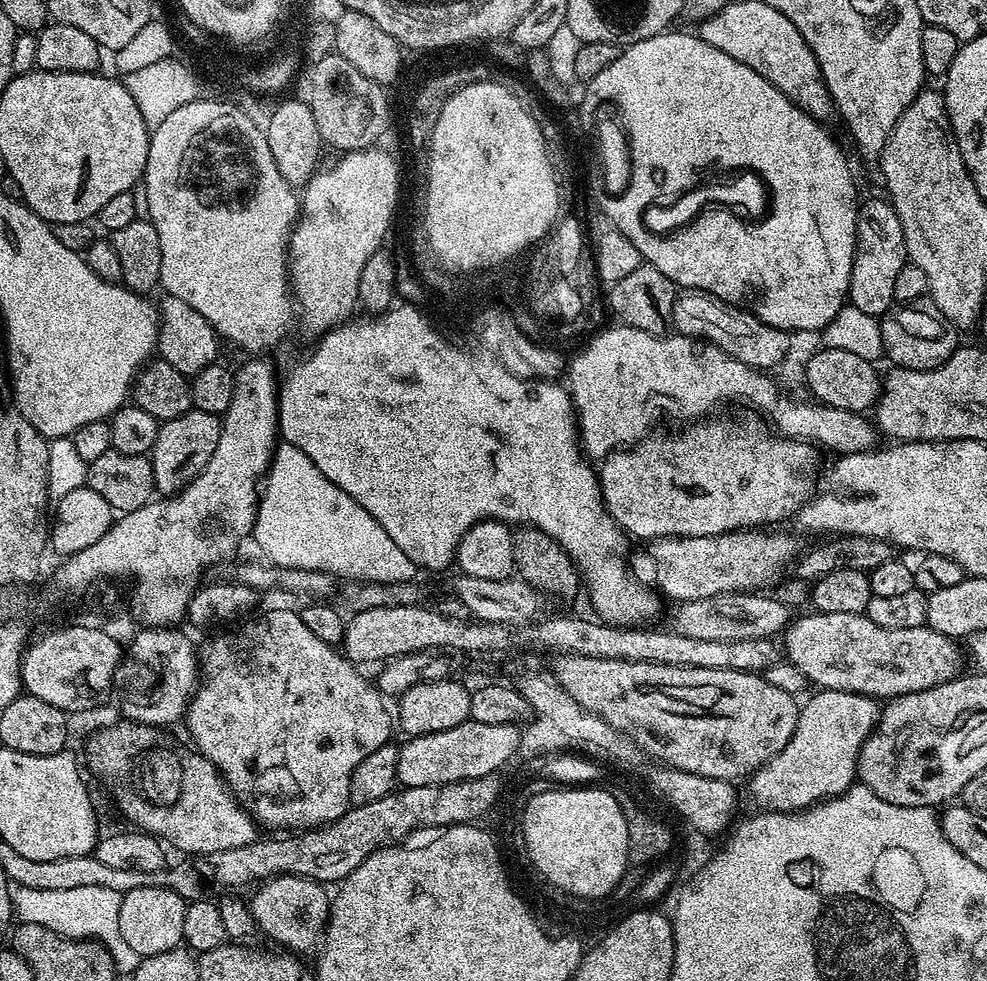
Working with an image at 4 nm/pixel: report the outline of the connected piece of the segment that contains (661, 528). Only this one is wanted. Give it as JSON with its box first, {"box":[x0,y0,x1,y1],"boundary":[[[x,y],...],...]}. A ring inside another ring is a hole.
{"box":[598,418,818,542],"boundary":[[[708,418],[703,422],[696,422],[691,425],[692,428],[689,432],[680,432],[677,436],[672,436],[668,441],[665,442],[661,448],[647,448],[647,443],[641,442],[638,444],[631,445],[627,448],[619,449],[615,452],[611,452],[610,455],[605,456],[603,460],[599,461],[598,464],[598,475],[600,478],[600,493],[602,494],[602,498],[604,499],[604,504],[608,507],[608,512],[614,518],[614,522],[618,527],[624,529],[625,533],[629,537],[635,538],[637,536],[638,539],[644,540],[643,542],[651,542],[653,540],[660,540],[664,536],[689,536],[690,538],[702,538],[703,536],[717,536],[718,534],[726,534],[727,532],[739,532],[741,530],[756,530],[761,526],[776,526],[779,520],[784,520],[787,516],[795,517],[797,513],[799,513],[800,509],[804,507],[805,504],[808,503],[809,500],[813,499],[814,493],[817,491],[816,488],[816,455],[818,455],[817,449],[813,447],[811,444],[805,444],[803,440],[790,440],[779,434],[773,434],[771,431],[768,432],[760,432],[756,437],[752,437],[752,432],[756,432],[760,428],[761,421],[759,419],[756,420],[712,420],[716,418]]]}

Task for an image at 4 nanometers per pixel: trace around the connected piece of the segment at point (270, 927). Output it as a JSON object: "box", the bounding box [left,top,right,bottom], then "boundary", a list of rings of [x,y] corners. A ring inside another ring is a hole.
{"box":[250,876,330,953],"boundary":[[[274,876],[265,879],[259,885],[260,888],[250,899],[252,917],[256,919],[256,927],[261,933],[264,932],[270,939],[284,950],[293,953],[308,952],[319,949],[324,939],[324,929],[328,926],[328,910],[330,907],[330,892],[325,885],[318,880],[308,880],[304,876]]]}

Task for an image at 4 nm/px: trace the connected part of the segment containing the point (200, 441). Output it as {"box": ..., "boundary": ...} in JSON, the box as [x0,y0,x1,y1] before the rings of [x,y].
{"box":[150,408,222,497],"boundary":[[[197,408],[161,423],[150,453],[156,492],[161,497],[176,495],[204,469],[206,462],[210,462],[210,454],[214,454],[214,446],[218,446],[221,427],[222,420],[217,413]]]}

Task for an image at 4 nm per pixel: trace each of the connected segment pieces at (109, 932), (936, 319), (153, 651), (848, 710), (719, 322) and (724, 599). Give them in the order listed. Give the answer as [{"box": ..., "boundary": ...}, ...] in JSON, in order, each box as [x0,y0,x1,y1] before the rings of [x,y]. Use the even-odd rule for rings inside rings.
[{"box":[12,886,126,964],"boundary":[[[73,886],[70,890],[30,890],[12,888],[12,910],[15,919],[21,924],[46,926],[54,934],[71,940],[97,940],[104,944],[112,955],[115,964],[124,960],[126,950],[122,930],[118,930],[118,910],[122,910],[122,893],[118,890],[106,890],[106,886]]]},{"box":[879,299,957,370],"boundary":[[[931,299],[912,300],[909,304],[893,303],[892,307],[879,317],[883,355],[892,359],[897,368],[910,370],[934,370],[942,366],[942,362],[950,359],[957,350],[957,329],[938,310]]]},{"box":[119,626,202,726],"boundary":[[[176,626],[167,628],[145,627],[132,640],[132,660],[136,669],[132,672],[132,681],[124,688],[124,697],[120,700],[119,715],[126,720],[133,720],[135,724],[151,724],[165,726],[175,720],[183,721],[188,711],[188,703],[198,687],[202,675],[201,665],[198,663],[197,645],[192,645],[192,640]]]},{"box":[750,688,881,812],"boundary":[[[826,688],[813,693],[808,701],[803,701],[790,742],[786,742],[786,746],[782,746],[782,750],[774,754],[774,758],[767,760],[750,777],[752,796],[760,807],[757,809],[770,812],[803,812],[813,804],[823,804],[833,796],[841,796],[847,788],[857,783],[856,763],[866,738],[880,721],[881,705],[873,697],[846,690]]]},{"box":[672,288,793,370],"boundary":[[[694,288],[677,291],[672,328],[681,336],[707,340],[709,344],[730,354],[730,358],[738,358],[738,362],[746,362],[746,366],[761,370],[773,370],[772,368],[778,367],[792,348],[793,337],[785,329],[764,324],[753,312],[745,312],[734,304],[725,304],[723,300],[717,300],[715,296],[698,292]]]},{"box":[671,592,793,642],"boundary":[[[726,592],[722,596],[711,596],[705,600],[686,600],[675,605],[671,631],[684,634],[686,638],[706,638],[706,642],[738,642],[739,640],[766,640],[783,633],[793,619],[793,609],[760,592]]]}]

